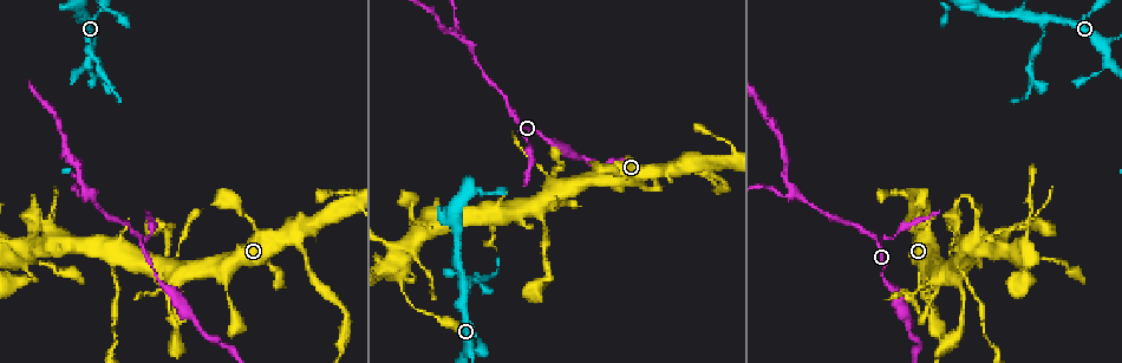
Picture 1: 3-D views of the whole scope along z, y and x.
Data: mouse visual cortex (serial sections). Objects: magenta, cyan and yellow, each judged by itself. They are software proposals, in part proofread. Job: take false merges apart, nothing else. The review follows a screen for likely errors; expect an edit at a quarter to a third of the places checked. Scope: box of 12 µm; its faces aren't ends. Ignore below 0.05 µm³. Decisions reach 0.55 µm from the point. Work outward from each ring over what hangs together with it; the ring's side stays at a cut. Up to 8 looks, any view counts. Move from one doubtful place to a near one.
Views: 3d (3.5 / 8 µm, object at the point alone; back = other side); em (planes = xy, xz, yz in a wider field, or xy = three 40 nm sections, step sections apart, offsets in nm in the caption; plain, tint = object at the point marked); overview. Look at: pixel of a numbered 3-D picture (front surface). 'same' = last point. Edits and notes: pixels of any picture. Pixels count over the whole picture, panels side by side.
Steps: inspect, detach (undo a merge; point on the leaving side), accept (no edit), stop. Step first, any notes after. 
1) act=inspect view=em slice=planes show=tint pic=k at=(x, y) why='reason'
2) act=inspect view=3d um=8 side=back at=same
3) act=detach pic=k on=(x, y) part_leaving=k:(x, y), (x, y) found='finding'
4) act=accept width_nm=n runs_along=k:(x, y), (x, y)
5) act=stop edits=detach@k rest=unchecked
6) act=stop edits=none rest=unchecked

act=inspect view=3d um=3.5 pic=1 at=(958, 282) why='looks like a crossing'

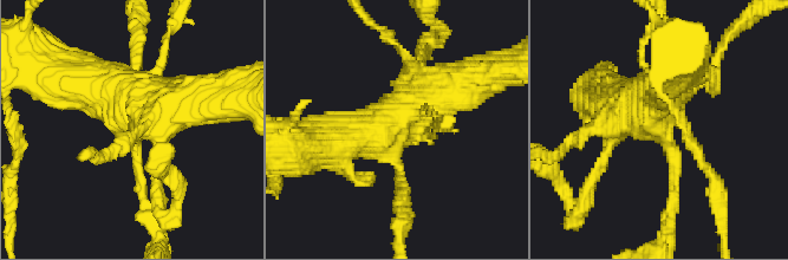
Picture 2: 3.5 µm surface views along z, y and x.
act=inspect view=em slice=xy step=2 show=tint pic=2 at=(661, 131) why='shape alone is not enough'

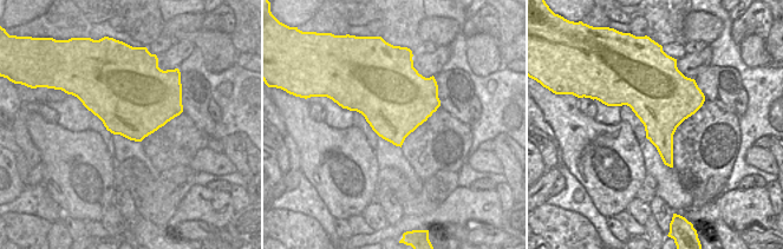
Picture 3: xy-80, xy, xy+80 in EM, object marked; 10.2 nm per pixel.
act=accept runs_along=2:(468, 79), (338, 143) found='continuous, no second cell'

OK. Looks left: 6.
act=inspect view=3d um=3.5 pic=1 at=(958, 260) why='side arm on a straight run'

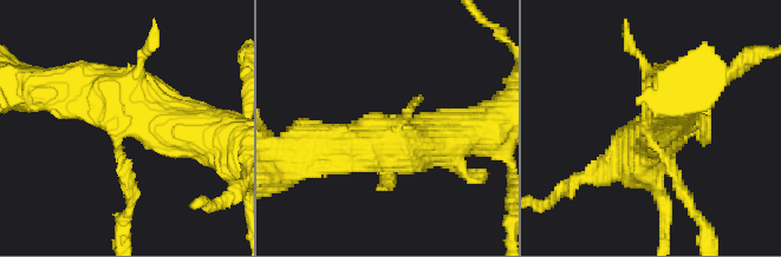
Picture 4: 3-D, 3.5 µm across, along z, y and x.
act=inspect view=em slice=xy step=1 show=tint pic=4 at=(121, 124) why='now the EM'

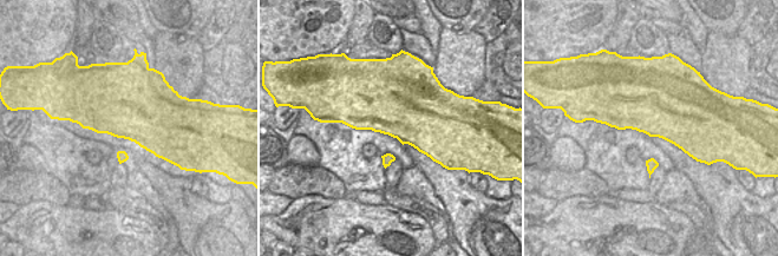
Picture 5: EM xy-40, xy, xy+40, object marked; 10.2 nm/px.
act=inspect view=em slice=xy step=2 show=tint at=same

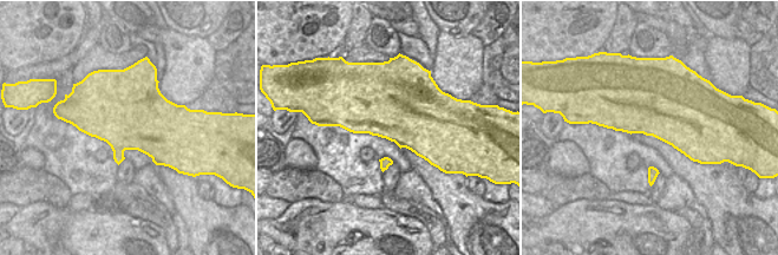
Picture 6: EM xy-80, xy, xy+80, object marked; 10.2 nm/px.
act=detach pic=4 on=(684, 193) part_leaving=4:(664, 156), (707, 238) found='two cells meet here'

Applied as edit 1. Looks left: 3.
act=inspect view=3d um=3.5 pic=1 at=(89, 192)

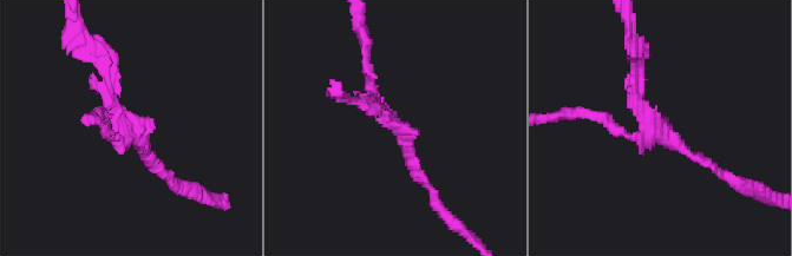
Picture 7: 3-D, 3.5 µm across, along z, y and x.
act=inspect view=em slice=xy step=2 show=tint pic=7 at=(131, 130) arms=3 arm_widths_nm=150,150,150 why='shape alone is not enough'

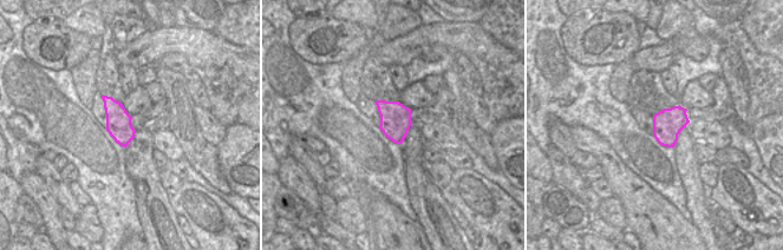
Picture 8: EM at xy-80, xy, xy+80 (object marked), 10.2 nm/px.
act=accept runs_along=7:(717, 169), (637, 104), (635, 64) found='all the same cell'

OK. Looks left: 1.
act=stop edits=detach@4 rest=unchecked

